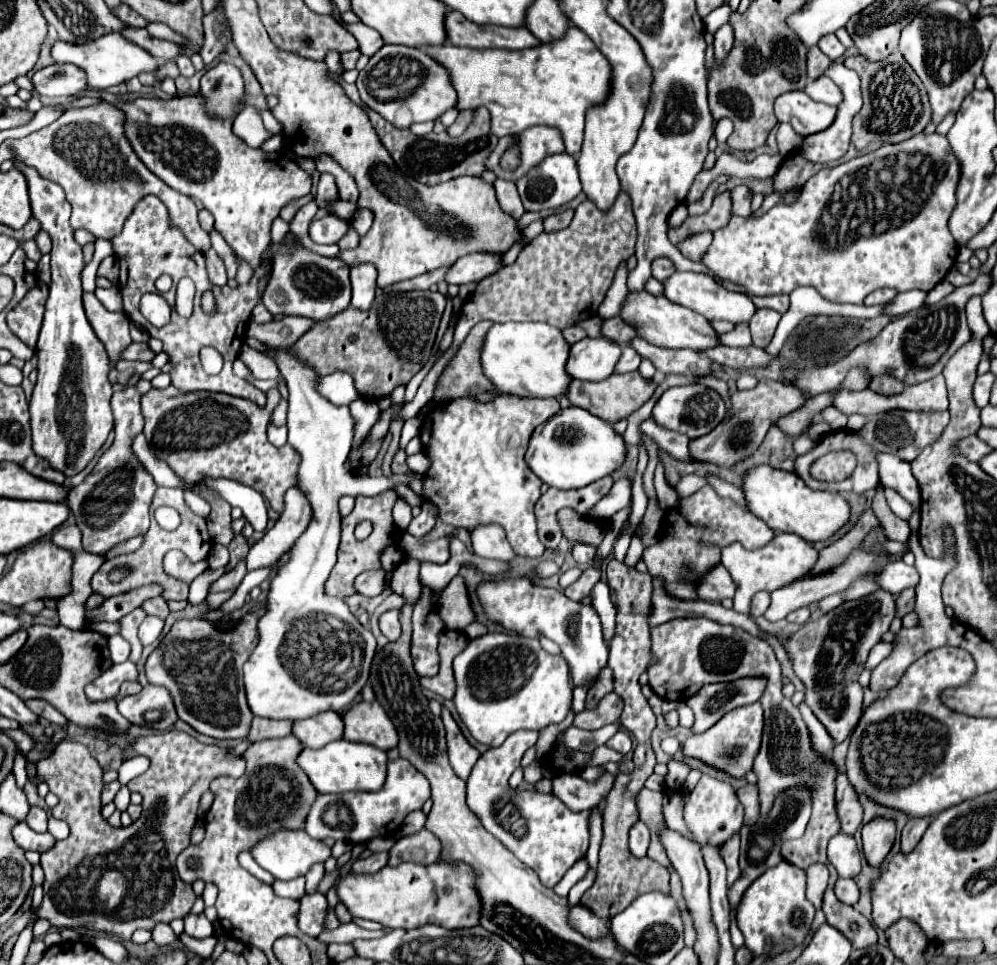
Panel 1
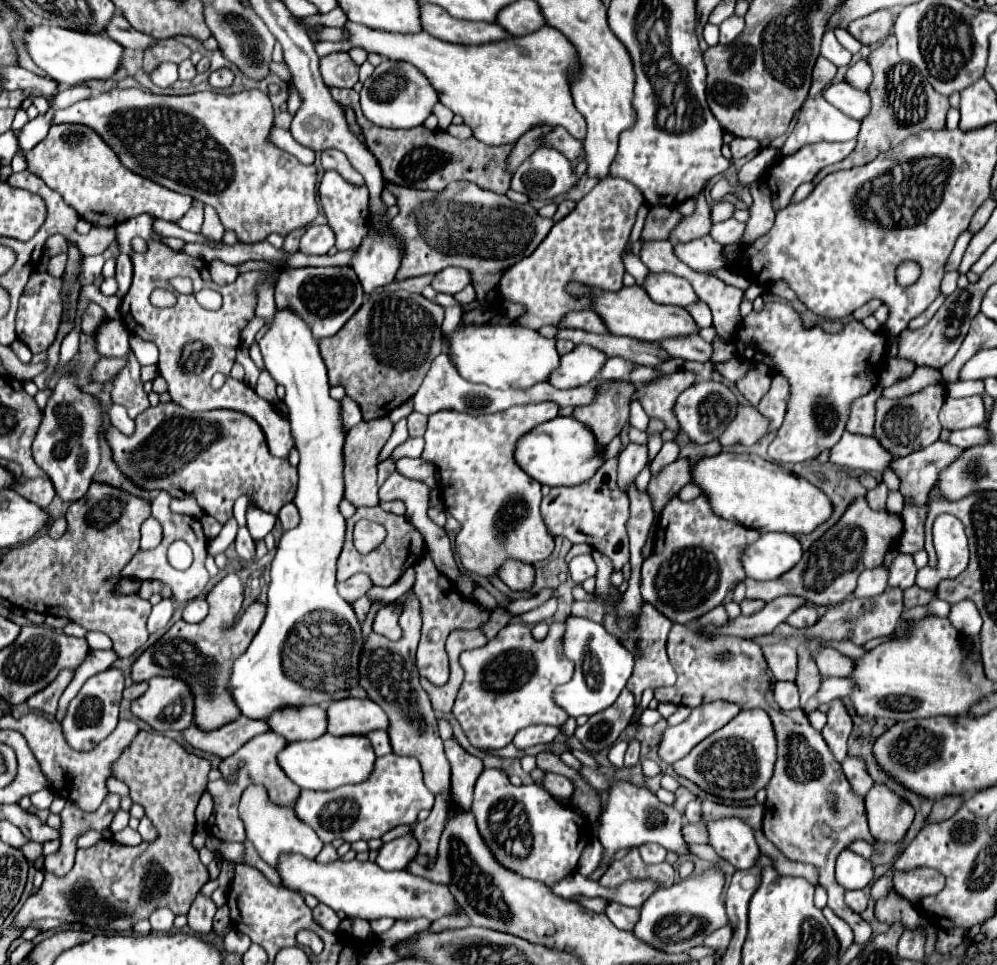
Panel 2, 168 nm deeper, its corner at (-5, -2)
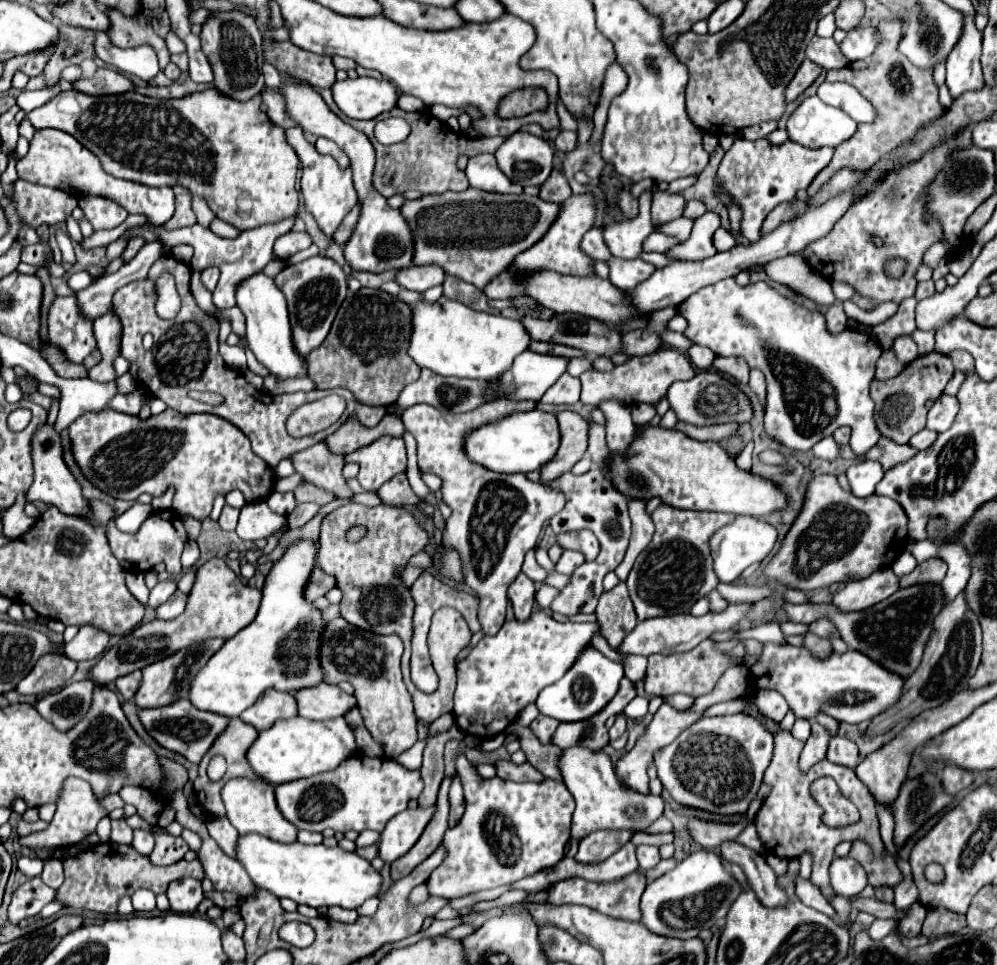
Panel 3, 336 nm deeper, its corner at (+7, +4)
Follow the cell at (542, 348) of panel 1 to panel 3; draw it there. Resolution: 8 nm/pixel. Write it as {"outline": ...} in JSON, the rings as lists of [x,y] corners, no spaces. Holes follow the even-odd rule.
{"outline":[[[444,295],[436,303],[420,301],[412,305],[414,333],[410,339],[410,357],[420,365],[444,377],[468,377],[492,381],[504,375],[512,361],[530,345],[528,331],[520,321],[506,319],[500,313],[474,311]]]}

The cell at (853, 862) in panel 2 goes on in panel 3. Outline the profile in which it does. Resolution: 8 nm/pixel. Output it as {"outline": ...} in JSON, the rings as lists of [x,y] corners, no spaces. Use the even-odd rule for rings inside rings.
{"outline":[[[834,857],[830,865],[830,883],[836,895],[846,899],[858,895],[868,885],[862,865],[850,857]]]}

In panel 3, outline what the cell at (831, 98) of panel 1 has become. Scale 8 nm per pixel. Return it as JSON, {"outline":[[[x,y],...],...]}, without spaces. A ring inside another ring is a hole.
{"outline":[[[824,81],[818,87],[818,97],[842,111],[846,111],[858,123],[872,123],[874,121],[874,107],[858,93],[856,87],[848,83],[828,83]]]}

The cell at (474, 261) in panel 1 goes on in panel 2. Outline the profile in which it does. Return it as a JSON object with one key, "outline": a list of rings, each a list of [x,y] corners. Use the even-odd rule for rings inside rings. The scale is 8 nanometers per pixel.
{"outline":[[[448,267],[440,273],[434,275],[432,279],[432,289],[438,293],[448,293],[454,295],[458,291],[462,291],[466,285],[470,285],[470,275],[464,269],[456,269],[456,267]]]}

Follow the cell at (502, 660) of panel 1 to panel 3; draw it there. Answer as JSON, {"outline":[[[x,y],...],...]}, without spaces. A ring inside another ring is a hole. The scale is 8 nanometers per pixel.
{"outline":[[[536,611],[526,623],[506,621],[502,629],[492,637],[482,637],[466,659],[458,663],[458,685],[454,691],[454,719],[460,731],[478,739],[490,739],[512,725],[518,713],[536,701],[538,693],[558,681],[576,661],[580,651],[592,641],[592,633],[598,631],[598,623],[560,623],[554,621],[546,611]]]}

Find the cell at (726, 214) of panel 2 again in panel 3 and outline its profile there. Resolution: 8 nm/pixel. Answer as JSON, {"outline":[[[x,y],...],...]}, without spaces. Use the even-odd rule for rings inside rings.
{"outline":[[[692,199],[692,201],[688,201],[688,205],[686,205],[686,209],[684,209],[684,217],[696,219],[696,217],[702,217],[706,211],[708,211],[708,209],[706,209],[706,205],[704,205],[702,201]]]}

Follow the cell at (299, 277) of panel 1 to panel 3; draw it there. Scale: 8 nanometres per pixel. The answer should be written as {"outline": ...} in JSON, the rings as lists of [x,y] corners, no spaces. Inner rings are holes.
{"outline":[[[312,257],[306,259],[298,265],[288,265],[282,269],[276,277],[276,287],[282,289],[286,301],[288,301],[288,311],[290,311],[290,323],[292,323],[292,333],[294,333],[294,343],[300,355],[308,355],[312,349],[316,349],[324,337],[330,331],[330,325],[336,317],[336,311],[340,309],[342,301],[346,299],[348,293],[348,279],[342,267],[328,259],[328,257]]]}

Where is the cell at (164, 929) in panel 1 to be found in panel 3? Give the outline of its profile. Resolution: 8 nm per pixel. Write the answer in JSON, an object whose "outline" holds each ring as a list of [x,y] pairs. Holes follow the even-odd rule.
{"outline":[[[138,889],[132,895],[132,905],[134,905],[136,913],[148,915],[148,913],[156,911],[156,895],[152,891],[148,891],[148,889]]]}

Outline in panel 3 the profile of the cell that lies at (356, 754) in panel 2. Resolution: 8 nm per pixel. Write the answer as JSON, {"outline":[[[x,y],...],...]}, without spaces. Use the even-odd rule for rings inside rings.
{"outline":[[[302,717],[276,721],[270,729],[262,731],[252,749],[248,749],[252,769],[274,785],[332,771],[352,755],[356,755],[354,733],[342,717],[330,721],[308,721]]]}

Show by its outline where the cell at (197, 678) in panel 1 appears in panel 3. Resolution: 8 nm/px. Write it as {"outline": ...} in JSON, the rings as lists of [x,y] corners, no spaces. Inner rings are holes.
{"outline":[[[210,559],[196,573],[194,587],[188,595],[186,611],[172,621],[154,619],[150,623],[144,623],[130,635],[122,637],[94,665],[90,679],[96,681],[98,685],[112,683],[118,677],[144,669],[152,665],[154,661],[160,661],[164,657],[170,657],[172,653],[178,653],[180,649],[188,649],[188,645],[198,645],[200,641],[208,641],[216,637],[230,639],[240,629],[244,629],[244,625],[250,625],[254,621],[258,607],[260,607],[260,591],[248,585],[242,585],[236,573],[230,571],[226,563],[222,563],[222,559]]]}

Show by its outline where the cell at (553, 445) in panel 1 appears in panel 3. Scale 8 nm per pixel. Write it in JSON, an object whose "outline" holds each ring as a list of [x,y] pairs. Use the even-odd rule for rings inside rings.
{"outline":[[[540,409],[514,413],[512,417],[506,417],[498,423],[484,425],[466,437],[468,457],[474,463],[480,463],[486,469],[498,473],[540,471],[548,461],[552,461],[552,455],[556,455],[558,447],[560,447],[560,429],[558,429],[556,415],[544,413]]]}

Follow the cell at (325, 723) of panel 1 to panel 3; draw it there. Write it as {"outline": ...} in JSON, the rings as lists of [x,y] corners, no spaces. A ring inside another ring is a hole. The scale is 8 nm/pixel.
{"outline":[[[268,689],[252,707],[248,707],[240,719],[244,723],[254,725],[258,731],[270,729],[278,719],[292,719],[298,715],[298,705],[292,693],[280,693],[276,689]]]}

